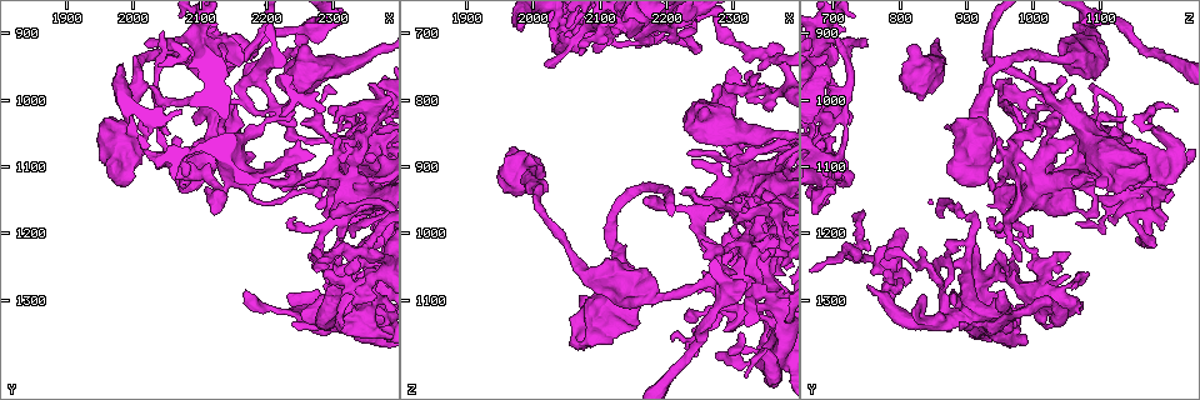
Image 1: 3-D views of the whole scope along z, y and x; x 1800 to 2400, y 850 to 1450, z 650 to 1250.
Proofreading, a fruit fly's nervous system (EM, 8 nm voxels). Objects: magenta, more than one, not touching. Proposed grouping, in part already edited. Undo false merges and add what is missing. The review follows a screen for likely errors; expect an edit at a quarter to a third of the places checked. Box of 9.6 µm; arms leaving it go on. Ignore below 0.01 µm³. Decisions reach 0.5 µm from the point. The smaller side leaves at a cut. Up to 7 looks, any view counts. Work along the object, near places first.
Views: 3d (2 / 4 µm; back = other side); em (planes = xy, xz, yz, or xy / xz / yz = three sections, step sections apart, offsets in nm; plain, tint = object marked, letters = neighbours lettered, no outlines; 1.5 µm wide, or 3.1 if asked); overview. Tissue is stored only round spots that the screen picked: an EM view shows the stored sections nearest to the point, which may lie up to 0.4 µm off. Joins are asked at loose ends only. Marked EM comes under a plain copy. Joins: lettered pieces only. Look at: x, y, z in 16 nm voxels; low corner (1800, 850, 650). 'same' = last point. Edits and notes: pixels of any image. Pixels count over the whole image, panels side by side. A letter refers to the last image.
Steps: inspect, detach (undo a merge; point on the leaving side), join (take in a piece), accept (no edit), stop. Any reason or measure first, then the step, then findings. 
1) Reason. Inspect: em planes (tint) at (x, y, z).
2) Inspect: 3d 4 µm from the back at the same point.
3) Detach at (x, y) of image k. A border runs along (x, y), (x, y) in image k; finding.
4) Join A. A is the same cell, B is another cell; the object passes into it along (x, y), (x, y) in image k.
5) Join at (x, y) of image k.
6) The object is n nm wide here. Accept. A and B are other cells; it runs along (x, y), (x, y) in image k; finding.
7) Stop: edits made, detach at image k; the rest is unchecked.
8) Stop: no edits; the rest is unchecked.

A narrow waist. Inspect: em planes (tint) at (2370, 1010, 965).

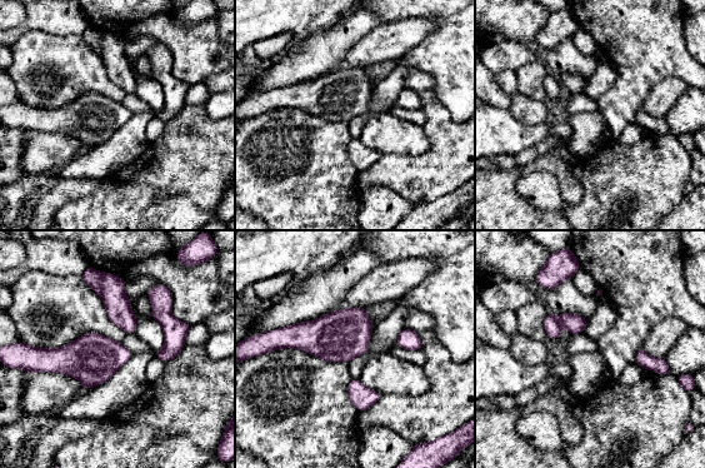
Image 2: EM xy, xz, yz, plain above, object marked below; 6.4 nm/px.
What lies round it. Inspect: em planes (letters) at the same point.

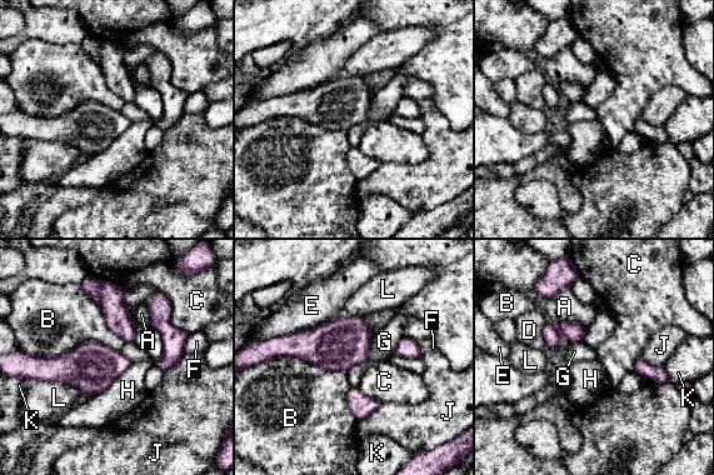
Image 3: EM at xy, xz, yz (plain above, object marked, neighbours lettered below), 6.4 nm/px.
Accept. A, B, C, D, E, F, G, H, J, K and L are other cells; a border runs along (373, 334), (367, 358), (348, 371) in image 3; all the same neuron.

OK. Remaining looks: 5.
Thin end. Inspect: em planes (letters) at (2220, 1120, 935).

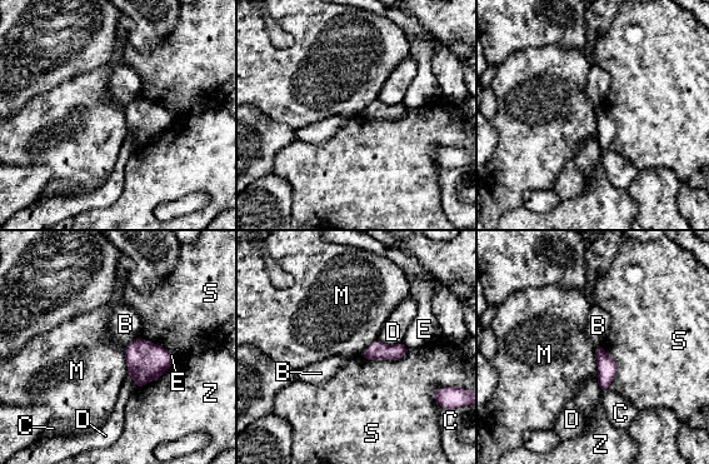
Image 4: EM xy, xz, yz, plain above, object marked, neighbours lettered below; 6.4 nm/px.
Accept. B, C, D, E, M, S and Z are other cells; a border runs along (594, 347), (597, 378) in image 4; no lettered piece goes on from it.

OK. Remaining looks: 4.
Abrupt turn. Inspect: 3d 4 µm at (2330, 1280, 780).

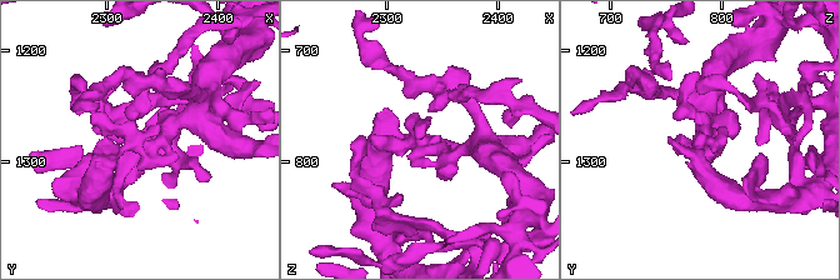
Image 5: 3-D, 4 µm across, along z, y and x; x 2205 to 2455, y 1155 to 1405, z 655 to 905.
Inspect: em xz step 4 (letters) at (2328, 1282, 782).

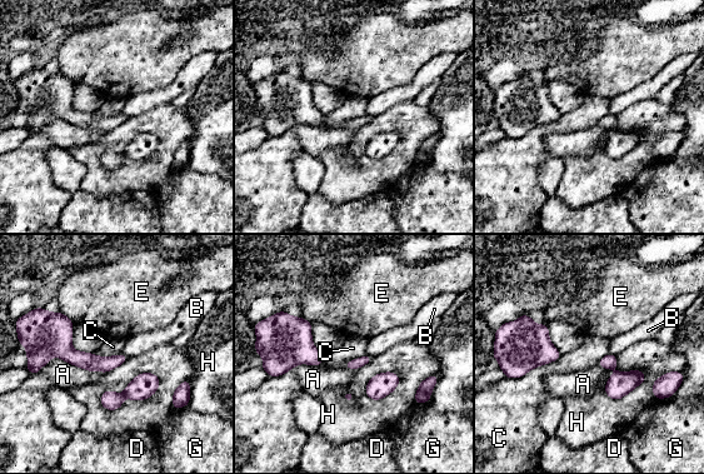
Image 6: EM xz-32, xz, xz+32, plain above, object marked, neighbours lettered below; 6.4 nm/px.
Accept. A, B, C, D, E, G and H are other cells; continuous, no second neuron.

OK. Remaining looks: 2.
Stop: no edits; the rest is unchecked.

